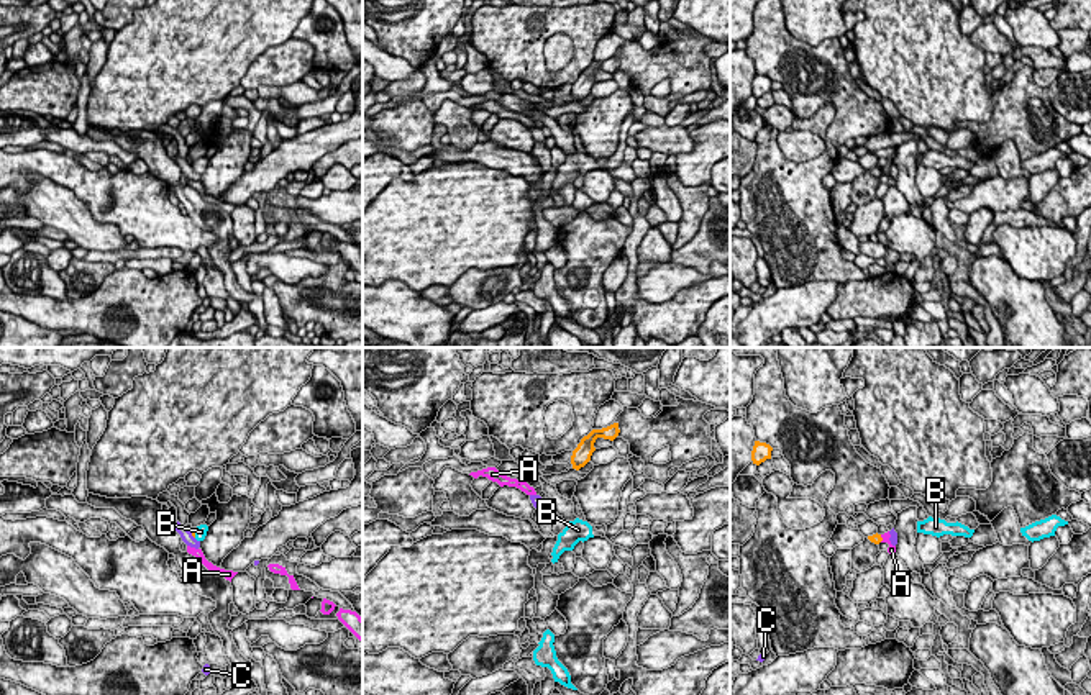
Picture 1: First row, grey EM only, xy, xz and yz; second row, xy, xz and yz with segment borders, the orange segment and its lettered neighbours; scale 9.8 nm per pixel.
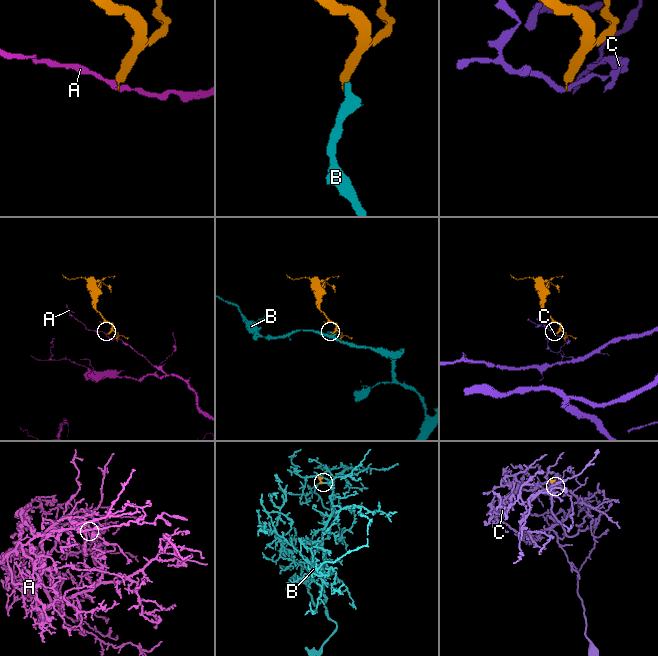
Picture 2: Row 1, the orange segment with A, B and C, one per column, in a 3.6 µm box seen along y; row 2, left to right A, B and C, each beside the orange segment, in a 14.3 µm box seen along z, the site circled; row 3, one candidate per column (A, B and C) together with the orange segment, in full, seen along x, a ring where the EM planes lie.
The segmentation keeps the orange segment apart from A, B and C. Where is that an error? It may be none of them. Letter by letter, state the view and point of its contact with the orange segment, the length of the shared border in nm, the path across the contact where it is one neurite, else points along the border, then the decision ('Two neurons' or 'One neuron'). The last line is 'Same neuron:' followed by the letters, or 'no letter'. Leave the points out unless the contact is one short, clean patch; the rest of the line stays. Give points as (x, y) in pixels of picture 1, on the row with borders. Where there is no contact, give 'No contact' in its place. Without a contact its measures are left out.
A: Touches orange at yz (881, 538). Shared border 80 nm. Boundary: yz (880, 535), (881, 541). Two neurons
B: Touches orange at xy (194, 533). Shared border 100 nm. Path across: xy (194, 528), (194, 533), (200, 531). One neuron
C: Touches orange at xy (192, 535). Shared border 70 nm. Boundary: xy (191, 533), (194, 538). Two neurons
Same neuron: B

